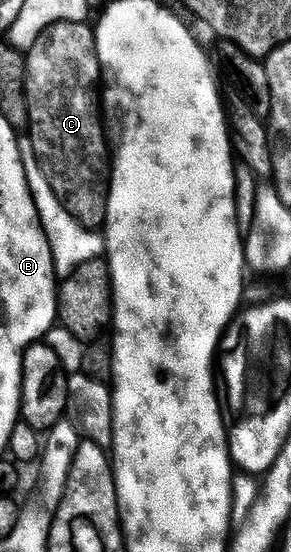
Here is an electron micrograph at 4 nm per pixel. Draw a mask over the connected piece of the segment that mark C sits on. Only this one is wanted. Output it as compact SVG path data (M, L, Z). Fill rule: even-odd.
M88 21L57 22L48 26L41 39L25 54L25 99L29 124L27 136L43 164L43 176L55 196L83 224L83 228L100 231L109 219L109 179L111 177L111 146L103 121L103 102L99 97L102 85L101 61L97 51L97 35Z

